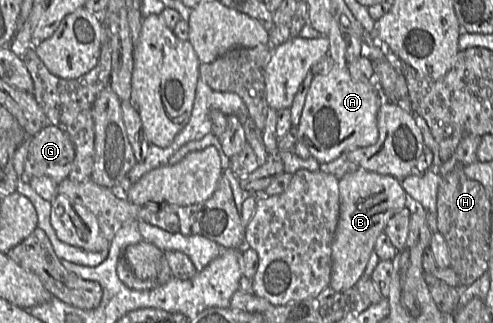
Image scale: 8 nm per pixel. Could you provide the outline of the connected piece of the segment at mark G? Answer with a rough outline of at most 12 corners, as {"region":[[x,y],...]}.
{"region":[[49,124],[30,138],[22,179],[68,178],[75,147]]}

